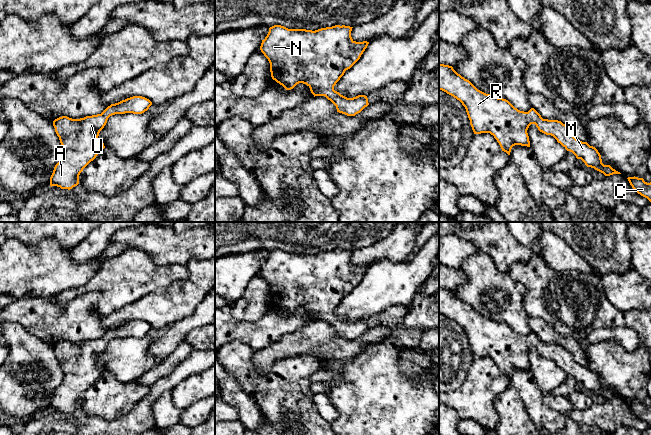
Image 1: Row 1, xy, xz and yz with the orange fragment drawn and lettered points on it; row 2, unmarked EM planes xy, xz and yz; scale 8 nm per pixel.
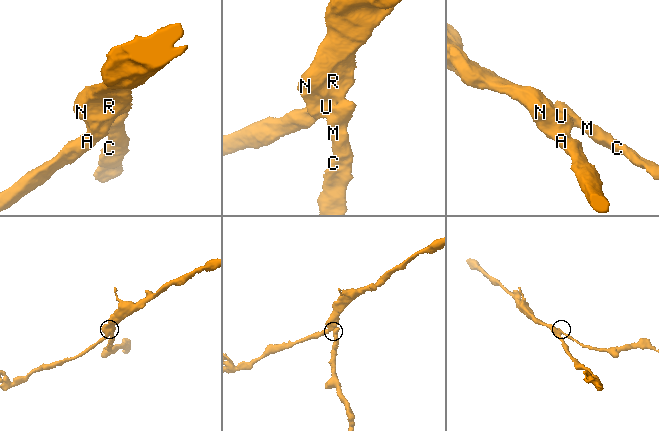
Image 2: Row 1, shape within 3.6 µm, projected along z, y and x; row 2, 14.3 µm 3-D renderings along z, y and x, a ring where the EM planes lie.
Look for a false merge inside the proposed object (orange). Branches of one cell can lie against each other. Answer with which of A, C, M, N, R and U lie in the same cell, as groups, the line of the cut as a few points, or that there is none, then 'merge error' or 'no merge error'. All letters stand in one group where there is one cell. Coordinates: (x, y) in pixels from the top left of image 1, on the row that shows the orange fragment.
A C M N R U | no cut | no merge error

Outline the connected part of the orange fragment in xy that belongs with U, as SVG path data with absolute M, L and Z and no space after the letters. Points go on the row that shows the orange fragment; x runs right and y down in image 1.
M133 96L111 104L101 114L80 119L67 116L55 119L53 126L64 154L54 167L50 186L70 190L79 184L80 173L105 148L98 136L110 116L125 113L142 114L151 105L149 99Z

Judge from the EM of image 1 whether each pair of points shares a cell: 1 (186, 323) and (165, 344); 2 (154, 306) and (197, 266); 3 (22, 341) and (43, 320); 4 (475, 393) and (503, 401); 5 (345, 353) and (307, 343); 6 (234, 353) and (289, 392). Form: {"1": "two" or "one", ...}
{"1": "one", "2": "one", "3": "two", "4": "two", "5": "one", "6": "one"}

